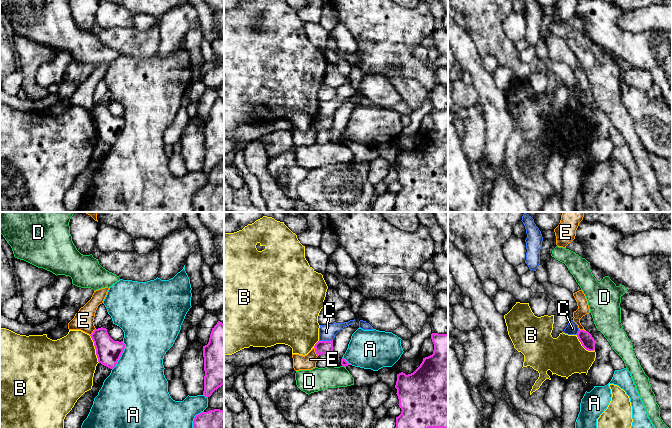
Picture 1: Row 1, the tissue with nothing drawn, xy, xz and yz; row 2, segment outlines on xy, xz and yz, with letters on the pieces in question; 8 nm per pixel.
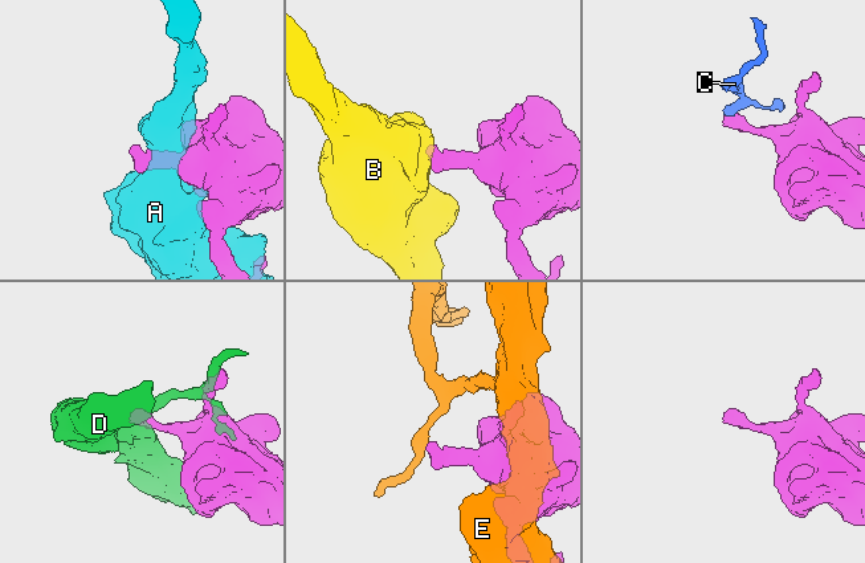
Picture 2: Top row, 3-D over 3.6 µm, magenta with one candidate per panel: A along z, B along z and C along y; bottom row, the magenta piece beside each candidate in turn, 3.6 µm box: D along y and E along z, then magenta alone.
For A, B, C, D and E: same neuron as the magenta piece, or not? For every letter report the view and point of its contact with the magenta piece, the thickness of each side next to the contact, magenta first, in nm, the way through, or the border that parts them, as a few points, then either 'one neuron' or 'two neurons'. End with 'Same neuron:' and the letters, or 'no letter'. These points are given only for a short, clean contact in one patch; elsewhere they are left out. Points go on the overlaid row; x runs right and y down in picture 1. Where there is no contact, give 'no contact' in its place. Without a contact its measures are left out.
A: xy (121, 354) | 200/420 nm | two neurons
B: xy (95, 348) | 200/440 nm | two neurons
C: xz (325, 341) | 110/130 nm | along xz (332, 339), (319, 341) | two neurons
D: xz (344, 366) | 50/190 nm | two neurons
E: xz (315, 351) | 110/120 nm | along xz (314, 347), (317, 356) | two neurons
Same neuron: no letter

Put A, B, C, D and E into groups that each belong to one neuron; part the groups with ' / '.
A / B / C / D / E

